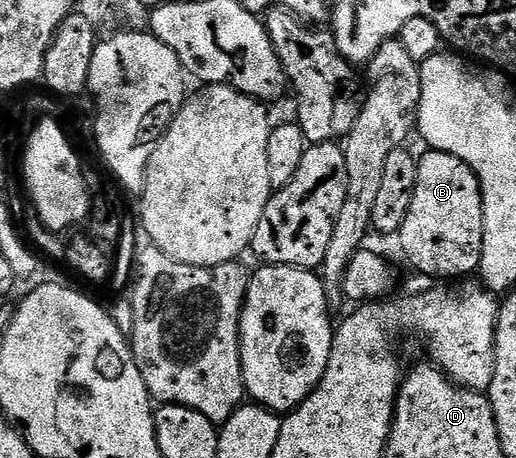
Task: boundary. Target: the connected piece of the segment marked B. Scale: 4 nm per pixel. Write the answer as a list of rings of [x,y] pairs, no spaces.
[[[430,149],[429,154],[421,154],[419,158],[419,180],[415,184],[415,196],[411,200],[411,212],[407,212],[407,220],[403,220],[403,228],[399,231],[401,238],[401,250],[405,253],[405,258],[418,270],[421,274],[426,274],[429,278],[457,278],[453,280],[461,280],[464,274],[469,274],[478,269],[481,265],[481,249],[485,243],[485,221],[483,220],[483,200],[481,199],[481,182],[477,178],[477,174],[463,160],[459,160],[455,156],[451,156],[442,150]]]

